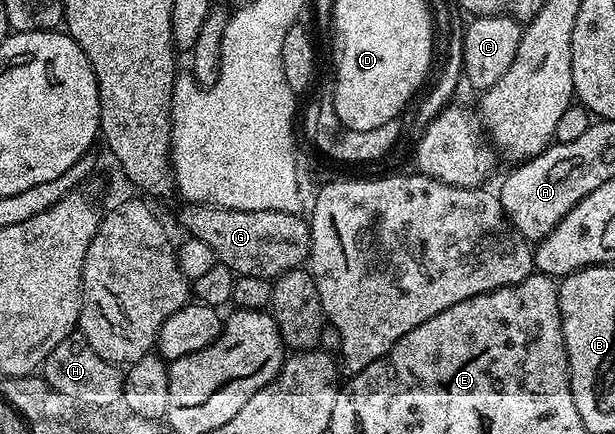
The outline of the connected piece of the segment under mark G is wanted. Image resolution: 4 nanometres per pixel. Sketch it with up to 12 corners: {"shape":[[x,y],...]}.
{"shape":[[184,204],[183,233],[233,274],[269,280],[309,261],[300,214]]}

